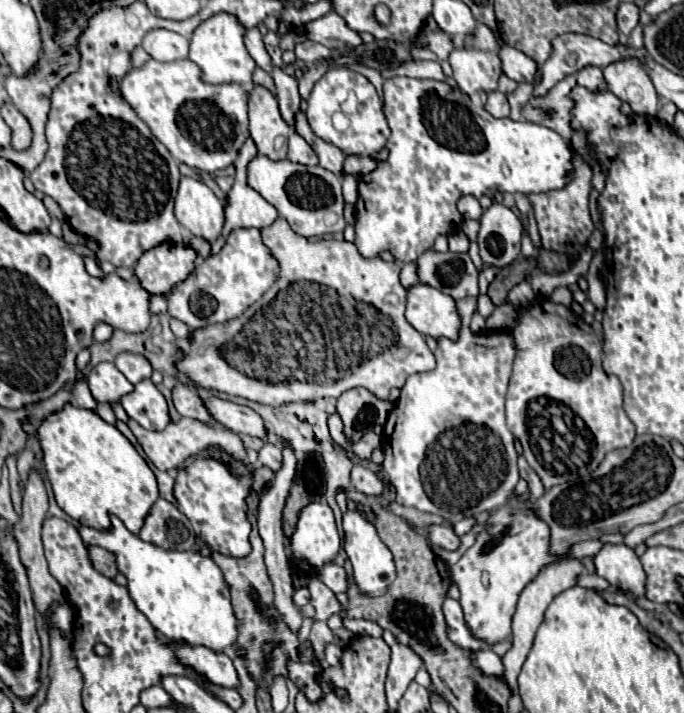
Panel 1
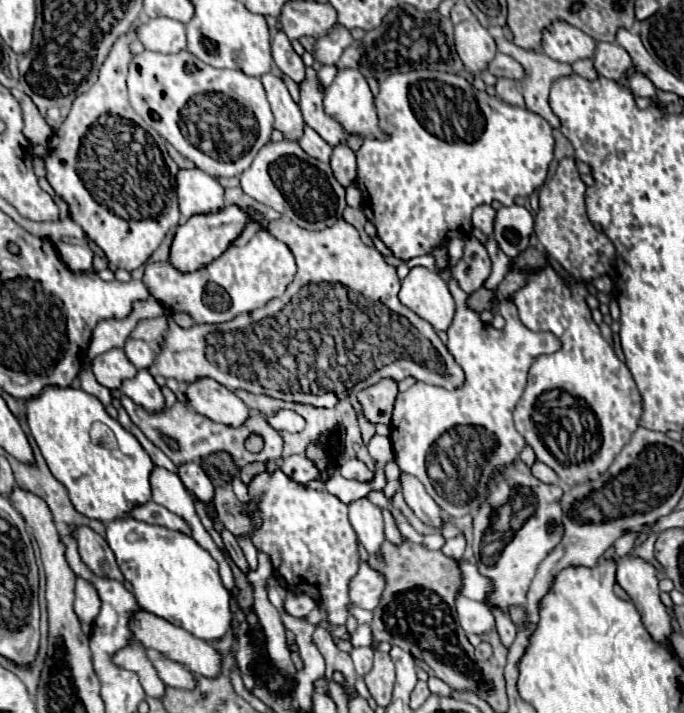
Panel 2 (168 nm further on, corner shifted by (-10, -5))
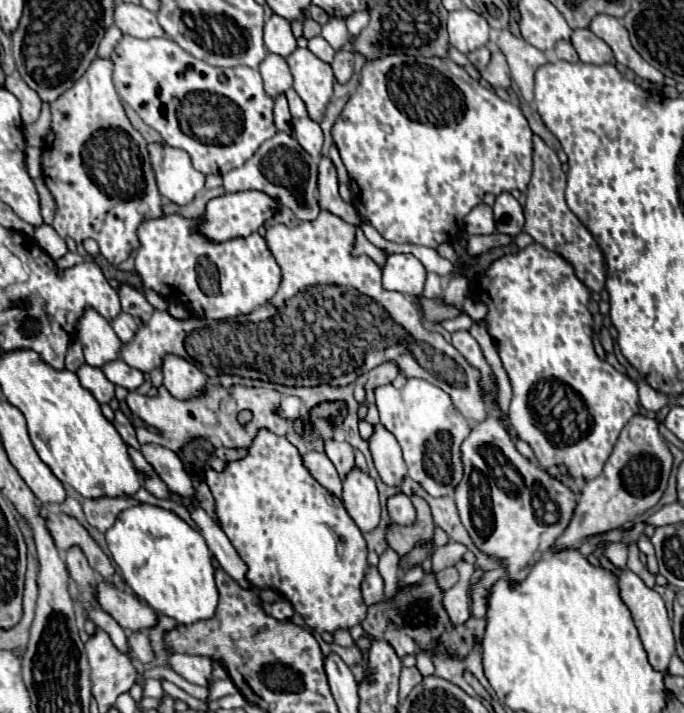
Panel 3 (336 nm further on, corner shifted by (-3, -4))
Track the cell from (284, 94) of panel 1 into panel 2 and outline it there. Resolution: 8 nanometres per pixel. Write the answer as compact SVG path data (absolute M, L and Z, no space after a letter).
M278 31L272 37L272 57L284 75L294 79L296 83L300 83L304 79L302 57L292 49L292 43L290 43L290 39L286 39L284 31Z

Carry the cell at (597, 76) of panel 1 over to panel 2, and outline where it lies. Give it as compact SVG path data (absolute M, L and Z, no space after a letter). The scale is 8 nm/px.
M578 59L578 63L572 63L572 69L574 69L574 73L578 73L584 79L596 79L596 75L598 75L594 71L592 59Z

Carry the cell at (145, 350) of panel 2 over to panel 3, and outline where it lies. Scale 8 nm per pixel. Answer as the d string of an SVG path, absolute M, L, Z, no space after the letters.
M121 312L119 318L115 318L115 322L111 326L113 326L115 334L119 336L119 340L123 344L129 344L135 338L135 334L137 334L137 322L129 314L125 314L125 312Z

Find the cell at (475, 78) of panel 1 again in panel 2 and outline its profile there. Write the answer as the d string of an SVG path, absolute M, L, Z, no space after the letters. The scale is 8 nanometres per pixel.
M468 19L456 25L456 51L468 73L478 75L478 71L486 69L486 65L496 55L496 43L486 27L478 23L478 19Z

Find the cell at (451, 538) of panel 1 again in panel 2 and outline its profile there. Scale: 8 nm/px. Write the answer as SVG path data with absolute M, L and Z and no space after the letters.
M400 473L400 485L402 485L404 501L426 525L440 525L442 523L442 509L426 493L422 483L418 479L414 479L414 475Z

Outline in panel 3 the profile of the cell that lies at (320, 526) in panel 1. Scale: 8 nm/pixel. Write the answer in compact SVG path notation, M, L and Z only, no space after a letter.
M261 430L247 458L229 462L221 474L207 470L207 486L217 504L221 528L249 566L247 578L255 588L281 592L319 634L365 620L367 606L359 590L367 570L363 534L347 518L341 500L311 478L287 438Z

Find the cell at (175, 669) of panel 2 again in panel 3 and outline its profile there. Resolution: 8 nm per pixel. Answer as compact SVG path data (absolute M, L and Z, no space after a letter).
M133 632L133 634L129 636L129 642L131 642L131 650L133 650L133 654L139 658L141 664L153 662L155 652L153 652L153 648L151 648L149 634L147 634L147 632Z

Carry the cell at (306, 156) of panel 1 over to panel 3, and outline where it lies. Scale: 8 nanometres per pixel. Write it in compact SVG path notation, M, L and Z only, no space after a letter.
M301 118L293 122L293 136L301 144L305 152L309 152L313 158L321 156L323 146L323 132L317 122L311 122L309 118Z

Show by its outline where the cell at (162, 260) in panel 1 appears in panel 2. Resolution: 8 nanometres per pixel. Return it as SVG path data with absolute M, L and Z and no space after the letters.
M226 205L226 207L222 207L222 211L214 211L210 215L192 215L188 221L178 225L178 229L176 229L176 237L174 237L172 249L170 249L172 265L184 273L196 271L196 269L208 265L210 261L218 259L232 245L234 239L238 239L242 235L248 221L250 221L250 215L240 205Z

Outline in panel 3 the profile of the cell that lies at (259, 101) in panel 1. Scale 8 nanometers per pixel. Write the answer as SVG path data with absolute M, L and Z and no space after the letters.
M267 54L267 58L259 66L259 72L265 84L265 94L271 98L277 98L279 94L287 92L293 84L287 62L277 54Z

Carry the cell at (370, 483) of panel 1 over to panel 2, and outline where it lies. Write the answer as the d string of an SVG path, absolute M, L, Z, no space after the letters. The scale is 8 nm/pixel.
M348 459L346 463L342 463L340 473L342 473L342 477L354 479L354 481L370 481L374 477L374 473L358 459Z

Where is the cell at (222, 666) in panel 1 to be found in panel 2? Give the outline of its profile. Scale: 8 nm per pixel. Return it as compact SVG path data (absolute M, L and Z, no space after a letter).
M136 611L130 617L130 633L134 639L138 639L144 647L154 649L158 653L162 653L164 657L178 661L182 665L186 665L192 673L196 675L204 675L204 677L216 677L220 673L220 655L218 651L208 645L202 639L196 639L194 635L190 635L188 631L182 631L182 627L174 627L174 623L166 623L166 619L158 619L158 615L150 615L148 611Z

